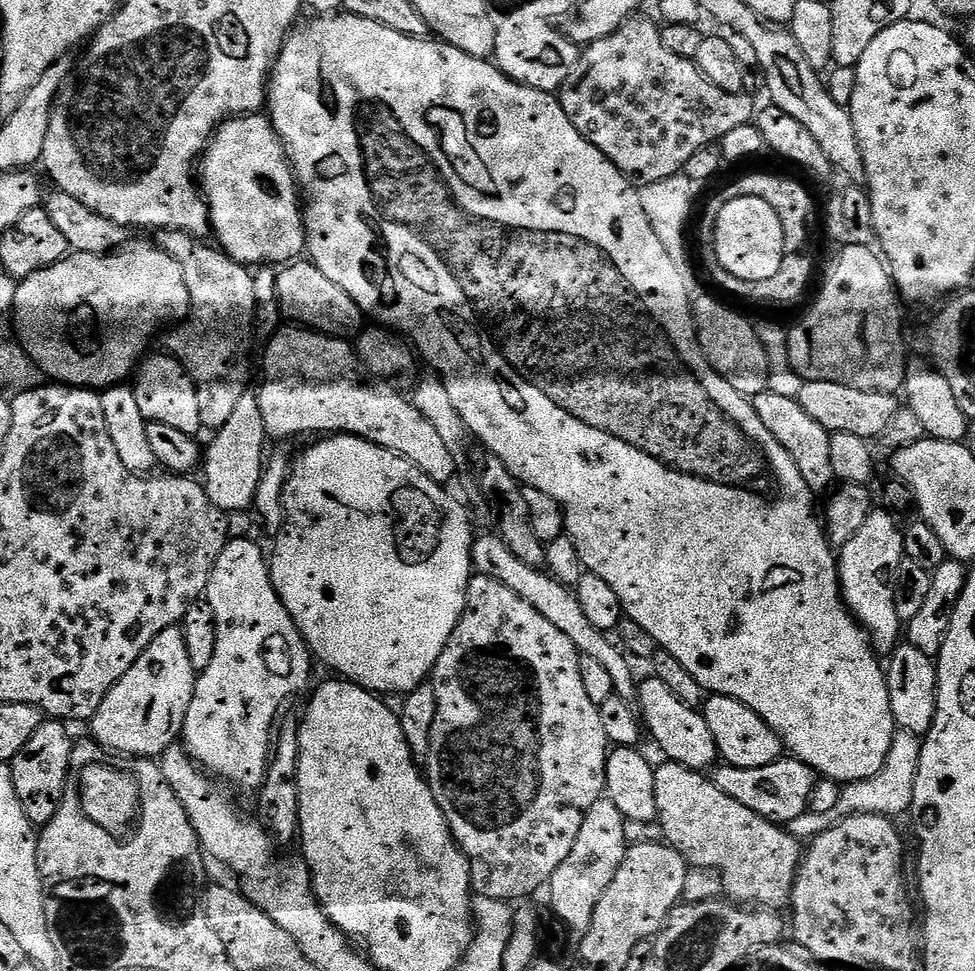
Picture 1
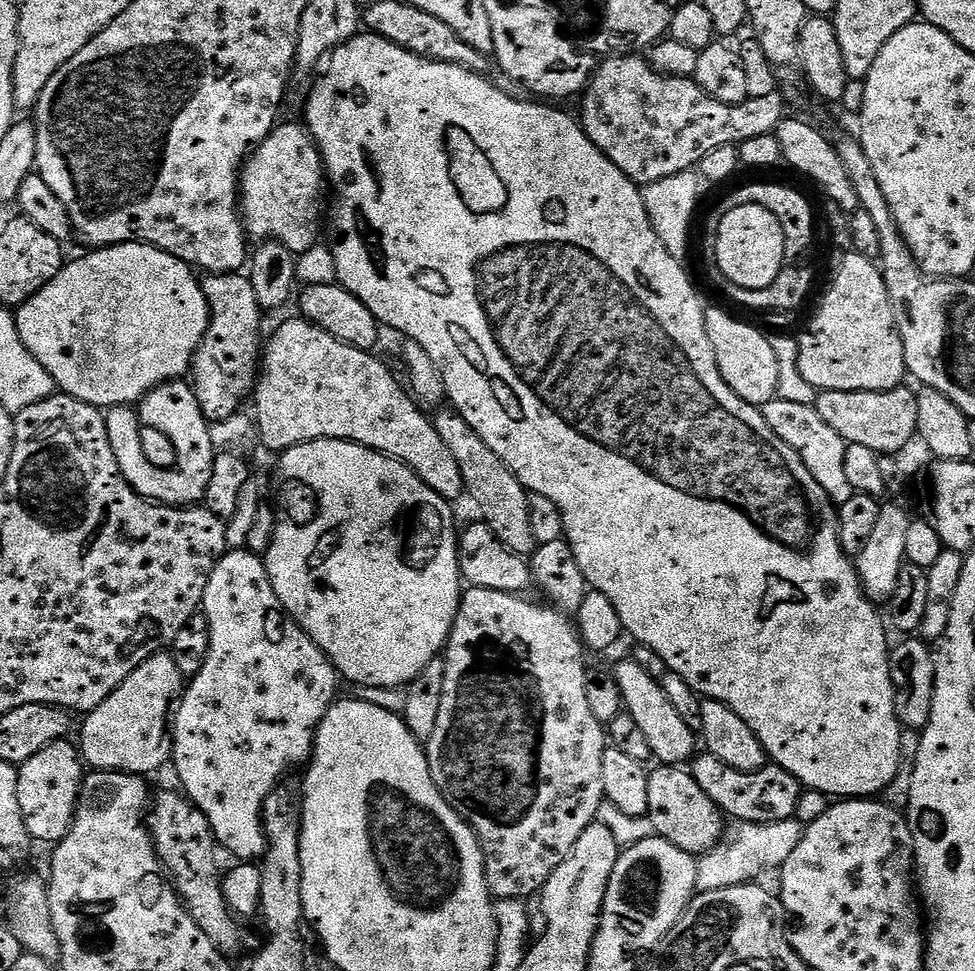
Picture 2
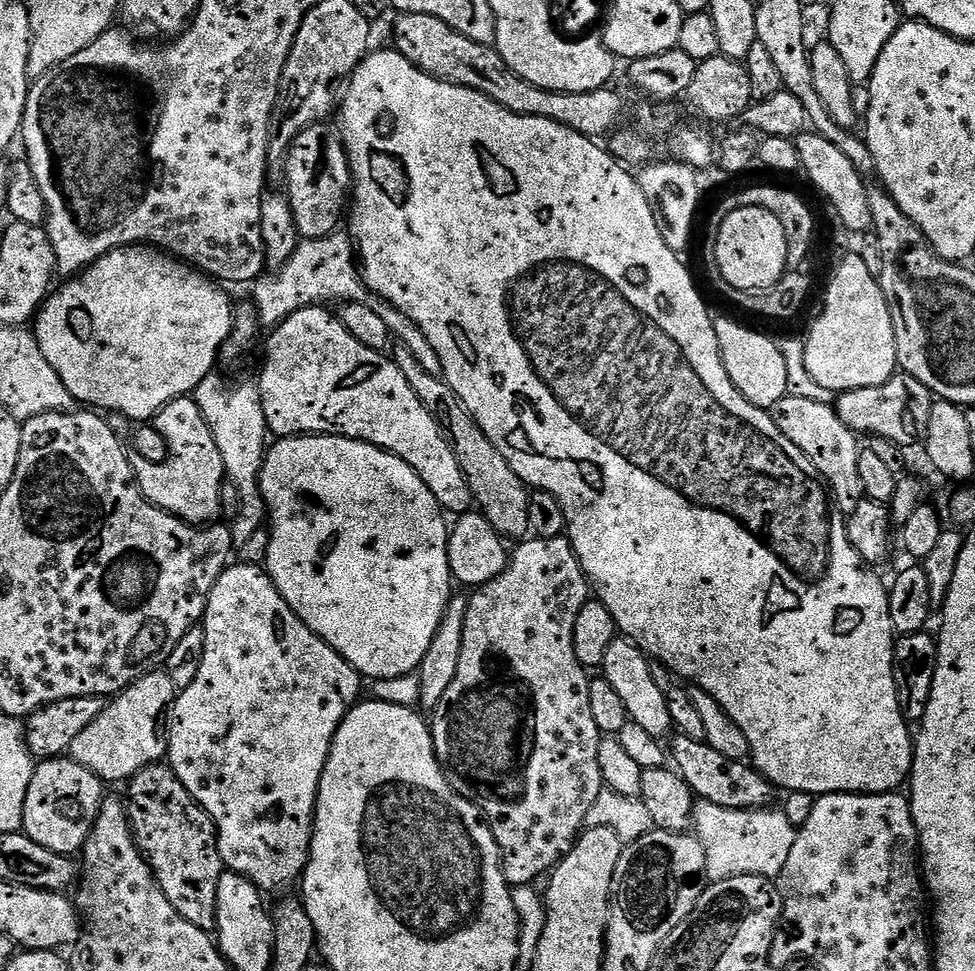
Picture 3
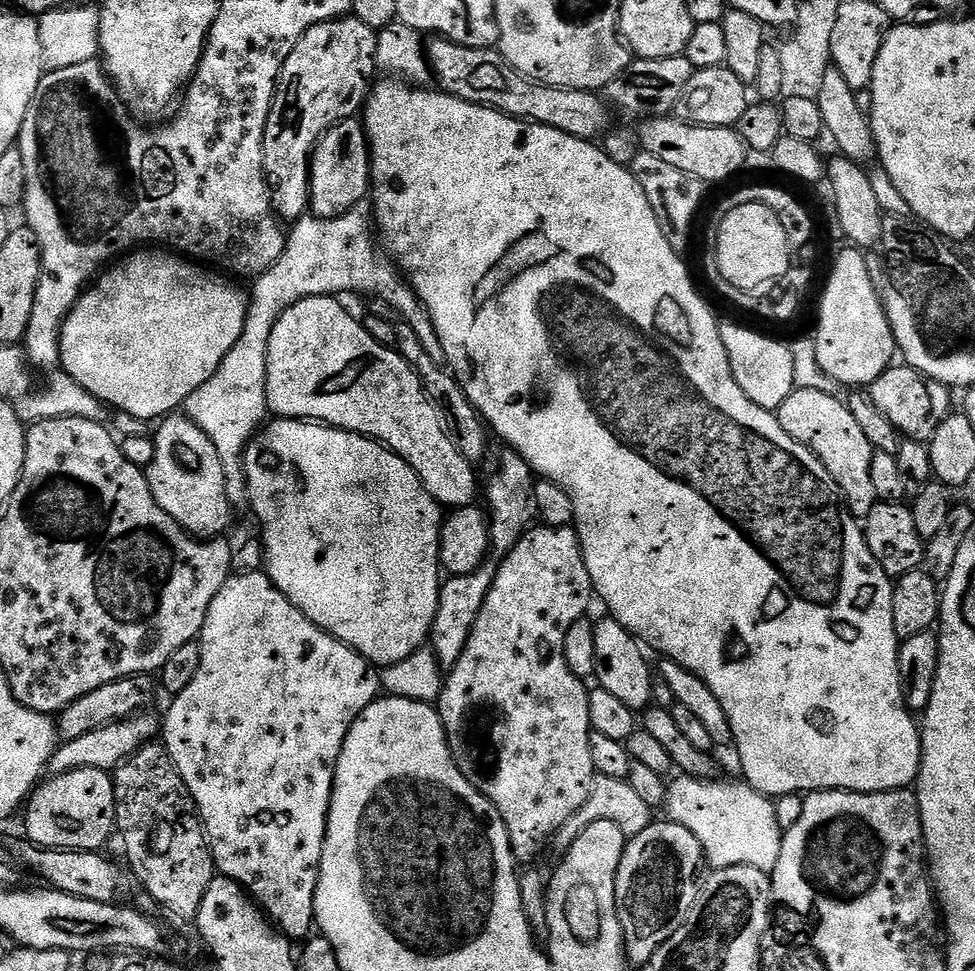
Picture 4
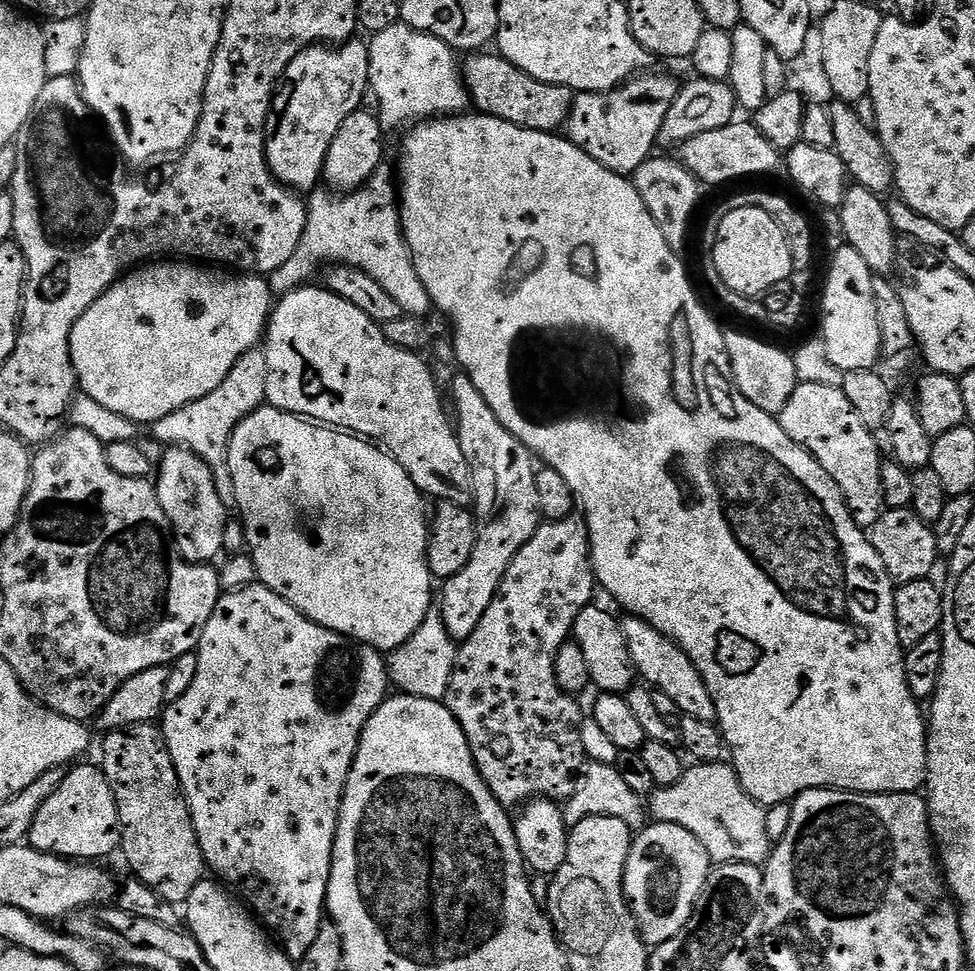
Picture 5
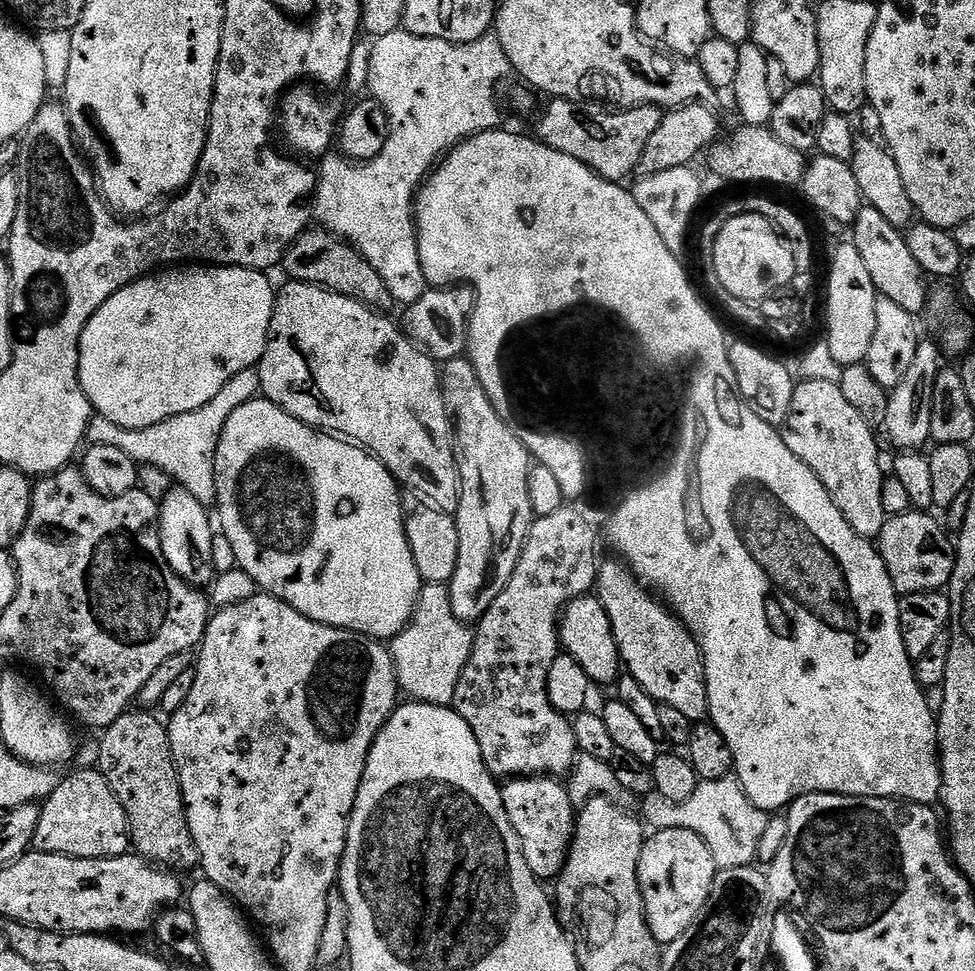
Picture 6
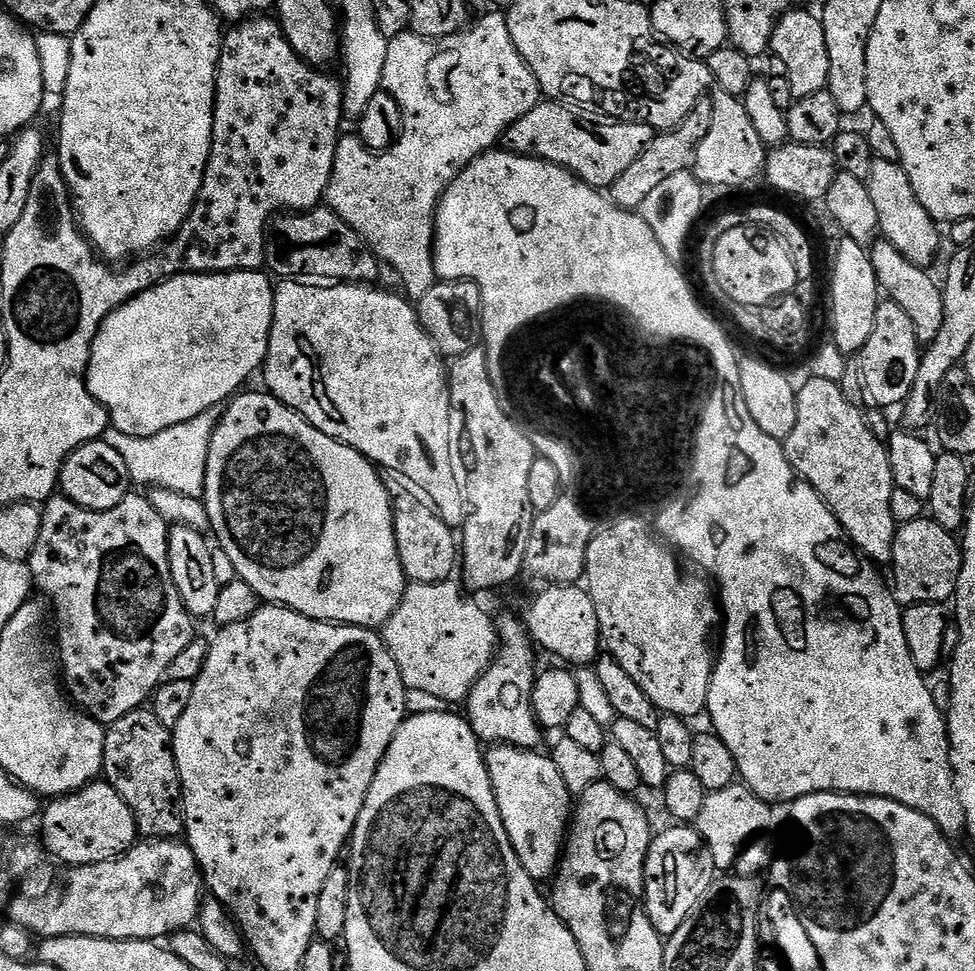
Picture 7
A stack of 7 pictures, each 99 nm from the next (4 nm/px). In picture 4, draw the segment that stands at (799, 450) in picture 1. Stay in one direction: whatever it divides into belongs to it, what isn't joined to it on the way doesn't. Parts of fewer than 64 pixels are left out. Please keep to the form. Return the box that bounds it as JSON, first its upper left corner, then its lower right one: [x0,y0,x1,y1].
[778,388,878,518]

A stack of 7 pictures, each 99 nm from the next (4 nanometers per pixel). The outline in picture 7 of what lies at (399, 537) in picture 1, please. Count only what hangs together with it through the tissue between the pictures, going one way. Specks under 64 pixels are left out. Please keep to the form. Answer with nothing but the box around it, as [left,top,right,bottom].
[202,390,406,629]

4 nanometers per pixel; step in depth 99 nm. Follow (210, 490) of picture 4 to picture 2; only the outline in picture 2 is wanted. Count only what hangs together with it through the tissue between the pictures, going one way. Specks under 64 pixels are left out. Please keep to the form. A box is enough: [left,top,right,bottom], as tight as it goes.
[104,379,218,506]

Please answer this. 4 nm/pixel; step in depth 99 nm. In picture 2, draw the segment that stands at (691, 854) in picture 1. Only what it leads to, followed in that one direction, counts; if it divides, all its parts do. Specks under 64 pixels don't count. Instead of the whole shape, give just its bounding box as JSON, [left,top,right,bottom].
[647,766,726,854]

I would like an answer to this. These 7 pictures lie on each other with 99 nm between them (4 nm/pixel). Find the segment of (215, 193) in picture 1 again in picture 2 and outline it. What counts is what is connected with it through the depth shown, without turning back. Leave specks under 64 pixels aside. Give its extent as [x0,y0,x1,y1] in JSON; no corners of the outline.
[240,122,326,254]

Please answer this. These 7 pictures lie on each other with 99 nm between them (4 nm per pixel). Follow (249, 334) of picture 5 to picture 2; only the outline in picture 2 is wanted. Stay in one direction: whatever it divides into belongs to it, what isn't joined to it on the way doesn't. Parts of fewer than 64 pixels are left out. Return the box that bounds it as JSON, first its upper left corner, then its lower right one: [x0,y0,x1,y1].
[15,242,208,410]

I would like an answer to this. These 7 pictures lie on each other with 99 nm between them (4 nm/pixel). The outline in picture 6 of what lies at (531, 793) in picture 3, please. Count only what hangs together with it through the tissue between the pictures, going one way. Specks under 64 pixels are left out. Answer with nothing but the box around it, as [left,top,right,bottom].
[454,502,602,778]

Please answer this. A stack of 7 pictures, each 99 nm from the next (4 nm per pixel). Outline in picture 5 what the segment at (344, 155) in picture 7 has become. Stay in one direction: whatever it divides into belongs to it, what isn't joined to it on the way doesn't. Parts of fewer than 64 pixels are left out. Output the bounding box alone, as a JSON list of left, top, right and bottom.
[270,22,470,318]

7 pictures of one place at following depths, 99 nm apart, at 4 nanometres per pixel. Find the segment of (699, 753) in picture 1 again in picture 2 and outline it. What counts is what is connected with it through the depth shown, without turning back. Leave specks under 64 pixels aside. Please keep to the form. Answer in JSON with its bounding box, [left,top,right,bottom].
[614,658,698,766]

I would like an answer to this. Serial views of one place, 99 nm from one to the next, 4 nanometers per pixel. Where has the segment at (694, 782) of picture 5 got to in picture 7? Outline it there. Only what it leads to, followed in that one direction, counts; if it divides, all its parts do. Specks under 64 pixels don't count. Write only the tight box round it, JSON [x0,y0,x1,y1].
[694,782,773,870]

